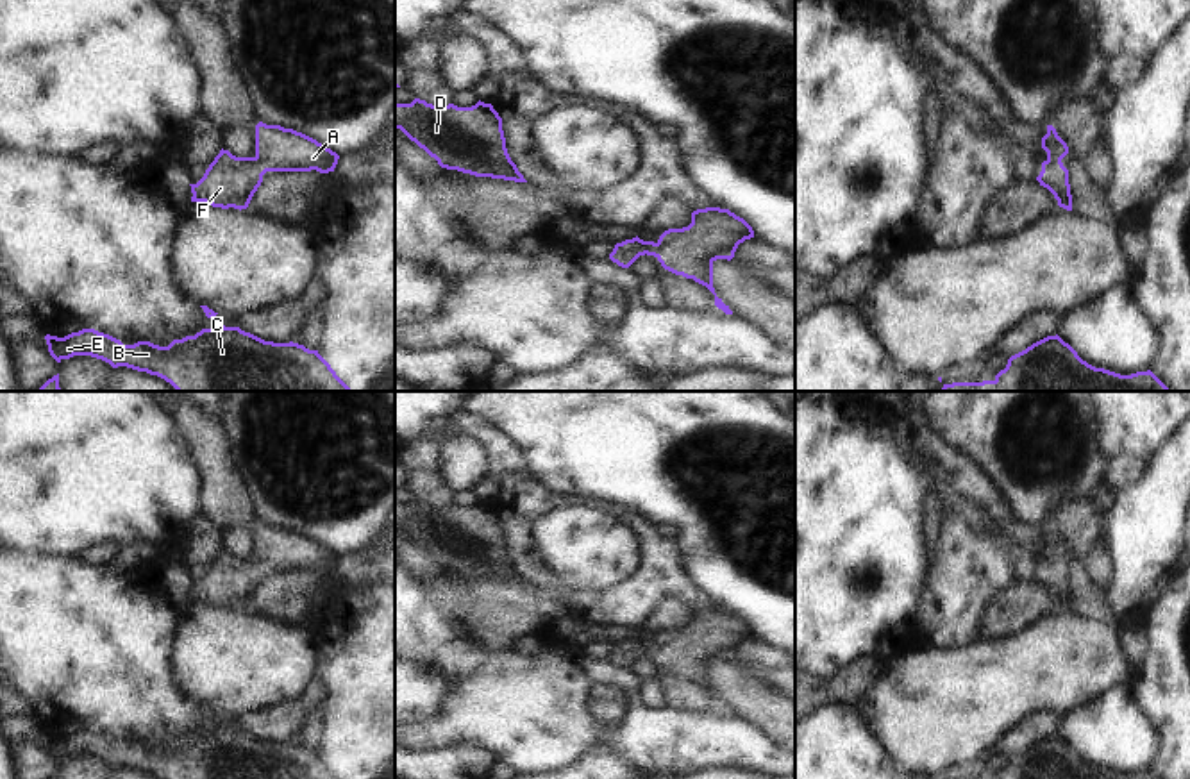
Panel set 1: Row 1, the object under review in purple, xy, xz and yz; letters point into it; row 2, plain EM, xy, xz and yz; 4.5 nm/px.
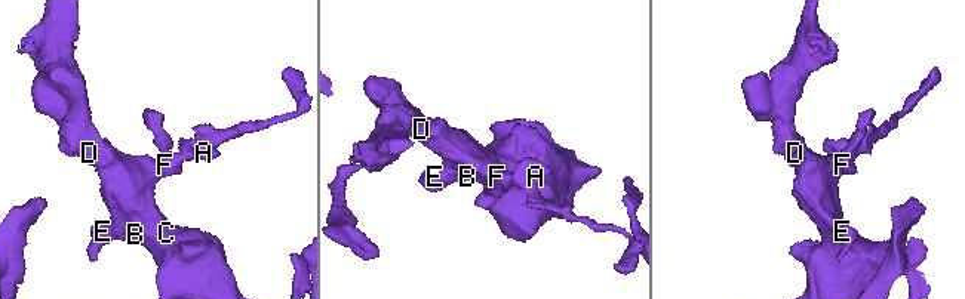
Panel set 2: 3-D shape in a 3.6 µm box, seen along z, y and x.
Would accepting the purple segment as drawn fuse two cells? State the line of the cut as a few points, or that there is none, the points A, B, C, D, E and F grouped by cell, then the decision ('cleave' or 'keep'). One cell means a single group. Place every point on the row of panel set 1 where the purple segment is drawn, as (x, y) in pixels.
no cut; A B C D E F; keep

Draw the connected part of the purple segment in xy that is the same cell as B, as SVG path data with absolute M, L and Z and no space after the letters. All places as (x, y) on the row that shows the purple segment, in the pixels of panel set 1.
M220 322L168 347L150 341L123 345L95 329L64 338L46 334L45 339L57 363L91 356L113 368L157 375L177 391L350 391L318 350L293 341L264 341Z

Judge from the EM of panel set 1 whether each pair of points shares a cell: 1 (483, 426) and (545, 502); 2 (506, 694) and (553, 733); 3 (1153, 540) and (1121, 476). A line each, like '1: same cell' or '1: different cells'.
1: same cell
2: same cell
3: different cells

